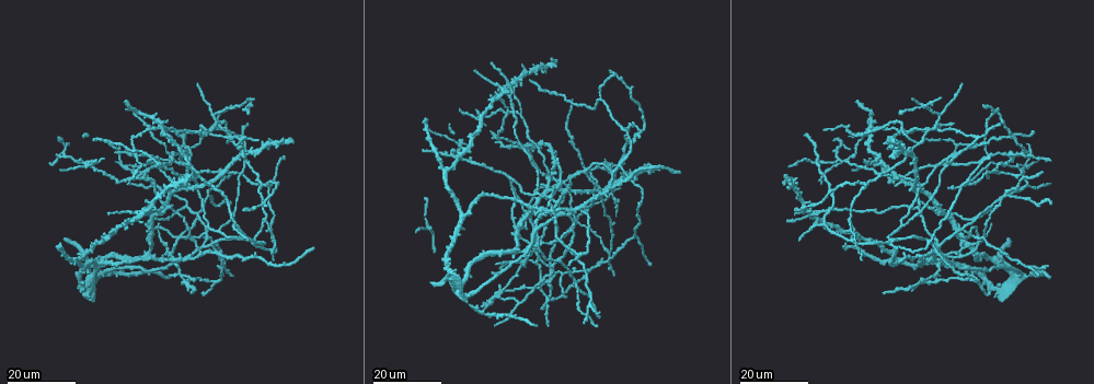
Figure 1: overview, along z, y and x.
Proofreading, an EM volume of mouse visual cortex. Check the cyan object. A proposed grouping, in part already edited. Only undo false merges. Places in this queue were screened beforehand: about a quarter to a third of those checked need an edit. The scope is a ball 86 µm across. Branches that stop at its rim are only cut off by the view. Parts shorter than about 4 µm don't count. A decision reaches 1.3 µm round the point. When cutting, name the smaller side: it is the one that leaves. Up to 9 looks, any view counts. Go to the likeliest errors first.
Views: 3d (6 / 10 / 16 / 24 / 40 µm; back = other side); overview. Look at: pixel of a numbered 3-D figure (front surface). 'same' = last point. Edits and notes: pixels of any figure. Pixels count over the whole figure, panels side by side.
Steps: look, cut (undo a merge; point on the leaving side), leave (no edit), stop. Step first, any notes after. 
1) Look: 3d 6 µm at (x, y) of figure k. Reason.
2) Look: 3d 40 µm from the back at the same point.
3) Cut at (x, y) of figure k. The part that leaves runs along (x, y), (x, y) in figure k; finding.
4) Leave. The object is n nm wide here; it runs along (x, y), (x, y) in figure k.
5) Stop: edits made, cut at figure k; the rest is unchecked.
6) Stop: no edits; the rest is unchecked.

Look: 3d 16 µm at (134, 214) of figure 1. Two arms in line, one across.

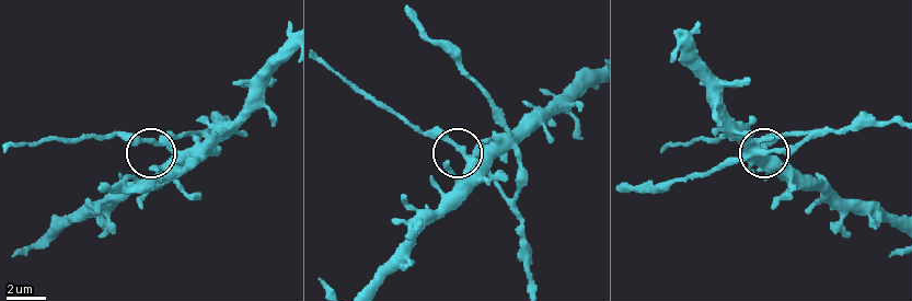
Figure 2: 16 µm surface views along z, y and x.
Look: 3d 6 µm at (158, 142) of figure 2.

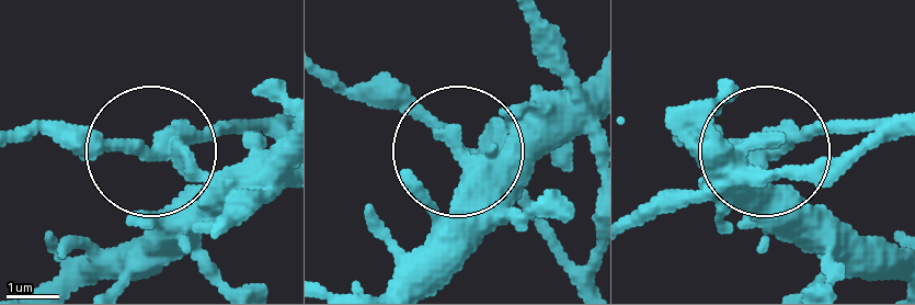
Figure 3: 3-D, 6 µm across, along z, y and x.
Leave. The side arm is 11 µm long; 3 arms meet here; continuous, no second neuron.

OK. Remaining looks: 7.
Look: 3d 24 µm at (107, 141) of figure 1. A fork.

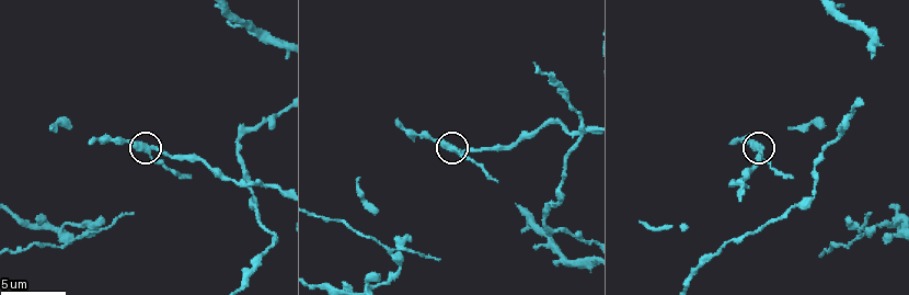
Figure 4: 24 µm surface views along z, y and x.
Look: 3d 10 µm at (148, 150) of figure 4. Zoom in.

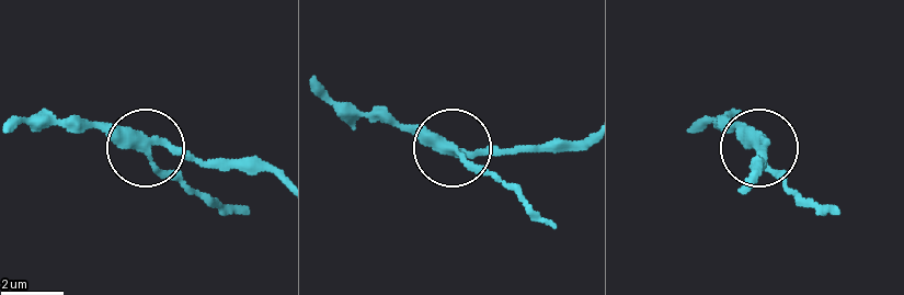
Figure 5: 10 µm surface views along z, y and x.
Leave. It runs along (281, 178), (150, 149), (156, 165), (199, 201) in figure 5; all the same neuron.

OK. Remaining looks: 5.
Look: 3d 24 µm at (823, 224) of figure 1. Thin arm on a thick one.

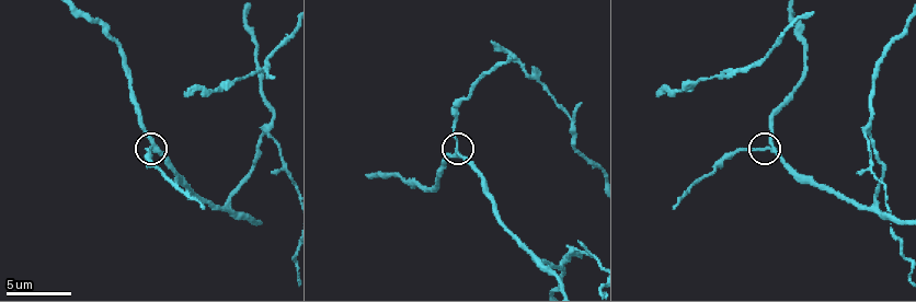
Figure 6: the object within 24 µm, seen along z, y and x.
Look: 3d 10 µm at (459, 153) of figure 6. Zoom in.

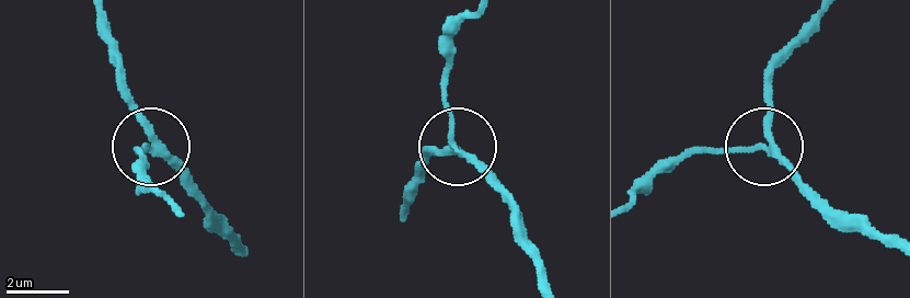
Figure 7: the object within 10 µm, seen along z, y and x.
Leave. 3 arms meet here; it runs along (896, 241), (825, 209), (762, 149), (687, 147) in figure 7; one neuron here.

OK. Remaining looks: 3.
Look: 3d 16 µm at (608, 250) of figure 1. Arms part here.

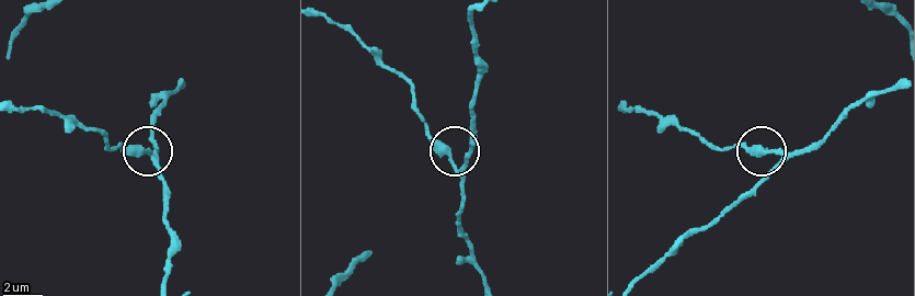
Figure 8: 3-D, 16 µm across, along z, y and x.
Look: 3d 10 µm at (453, 167) of figure 8.

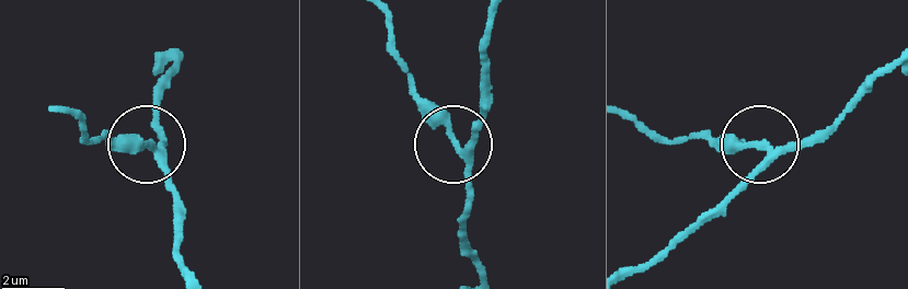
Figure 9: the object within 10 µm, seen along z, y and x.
Leave. 3 arms meet here; it runs along (625, 277), (656, 262), (750, 168), (761, 147), (827, 139) in figure 9; one neuron here.

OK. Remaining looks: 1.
Stop: no edits; the rest is unchecked.

